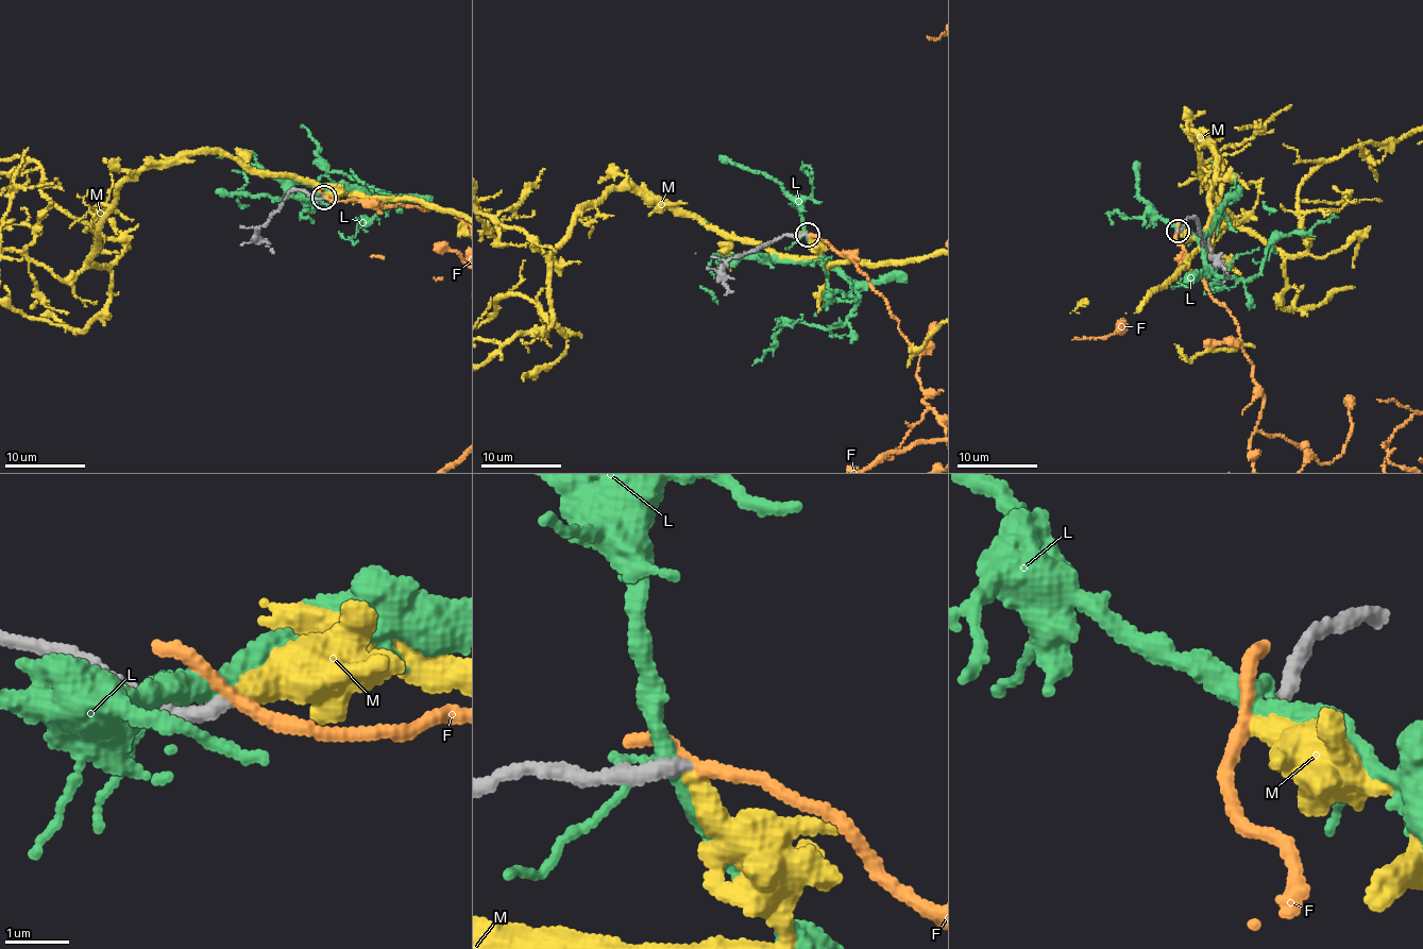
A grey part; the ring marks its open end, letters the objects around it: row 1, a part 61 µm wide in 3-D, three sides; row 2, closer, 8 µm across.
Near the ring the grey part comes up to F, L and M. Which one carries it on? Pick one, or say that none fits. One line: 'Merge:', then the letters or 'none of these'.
Merge: M

